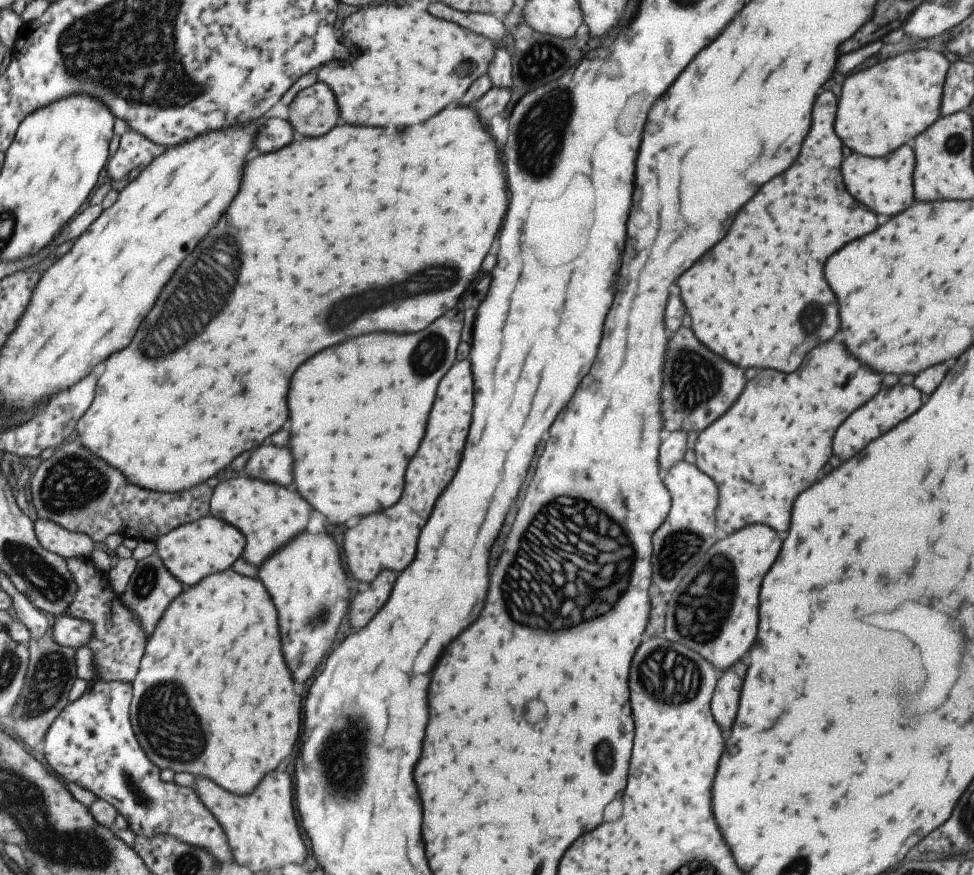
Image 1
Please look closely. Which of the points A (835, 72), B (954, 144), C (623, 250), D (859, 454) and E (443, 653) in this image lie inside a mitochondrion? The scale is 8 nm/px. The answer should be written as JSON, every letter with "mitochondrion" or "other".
{"A":"other","B":"mitochondrion","C":"other","D":"other","E":"other"}

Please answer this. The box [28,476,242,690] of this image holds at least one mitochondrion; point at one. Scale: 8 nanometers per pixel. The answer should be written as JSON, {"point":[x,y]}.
{"point":[143,585]}

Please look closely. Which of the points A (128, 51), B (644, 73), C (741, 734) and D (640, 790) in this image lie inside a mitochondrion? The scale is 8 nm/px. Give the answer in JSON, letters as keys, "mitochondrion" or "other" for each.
{"A":"mitochondrion","B":"other","C":"other","D":"other"}

